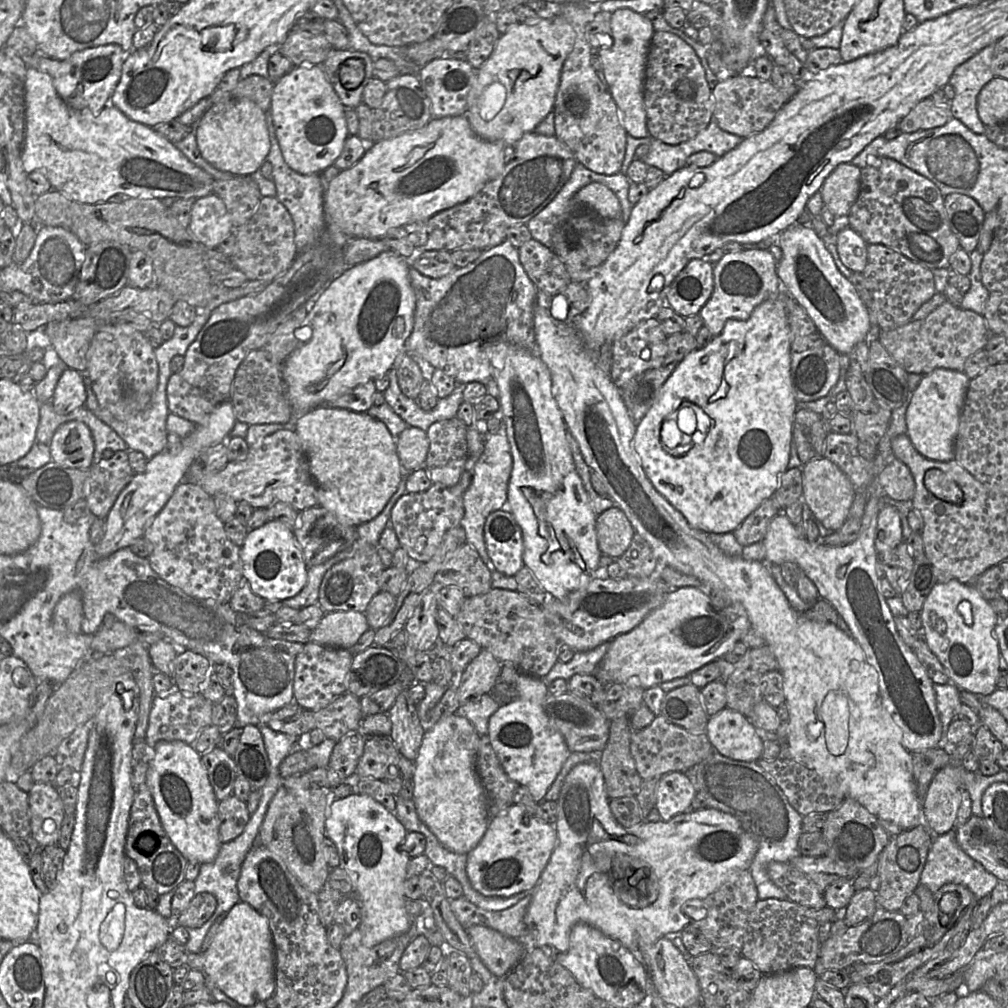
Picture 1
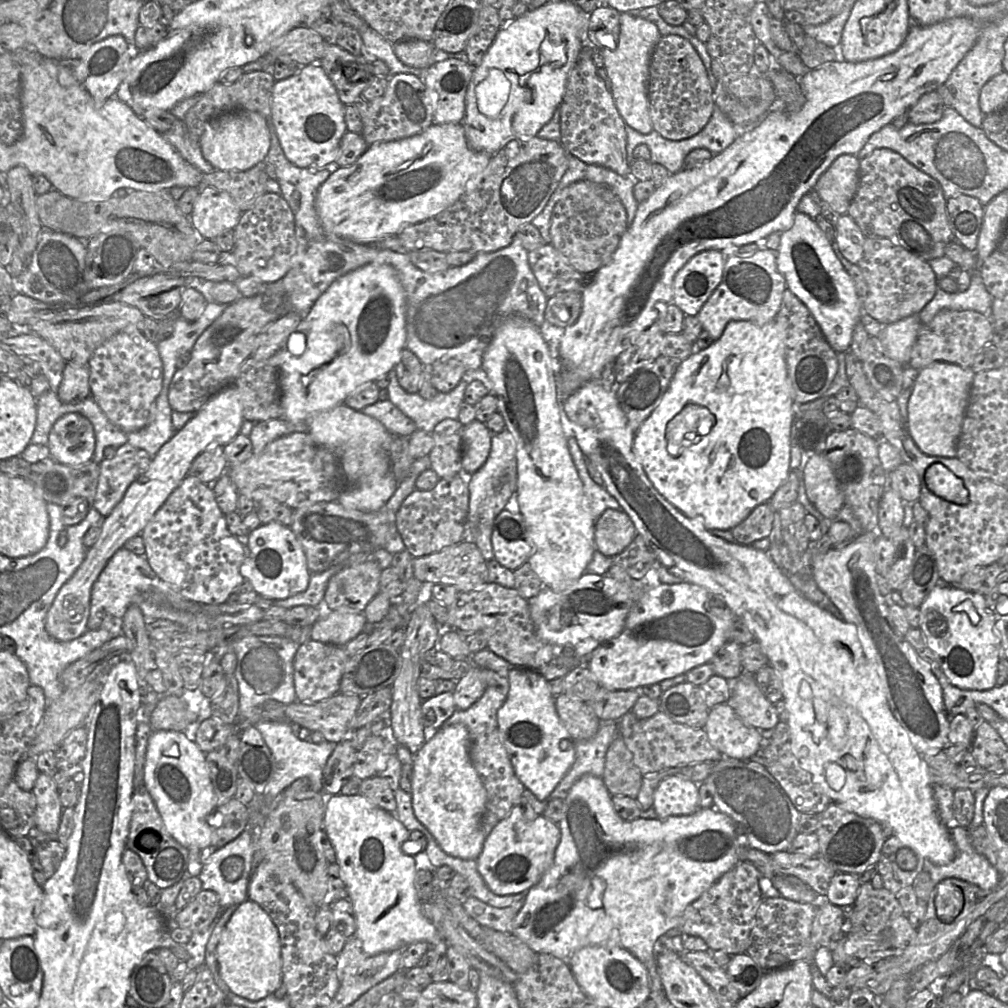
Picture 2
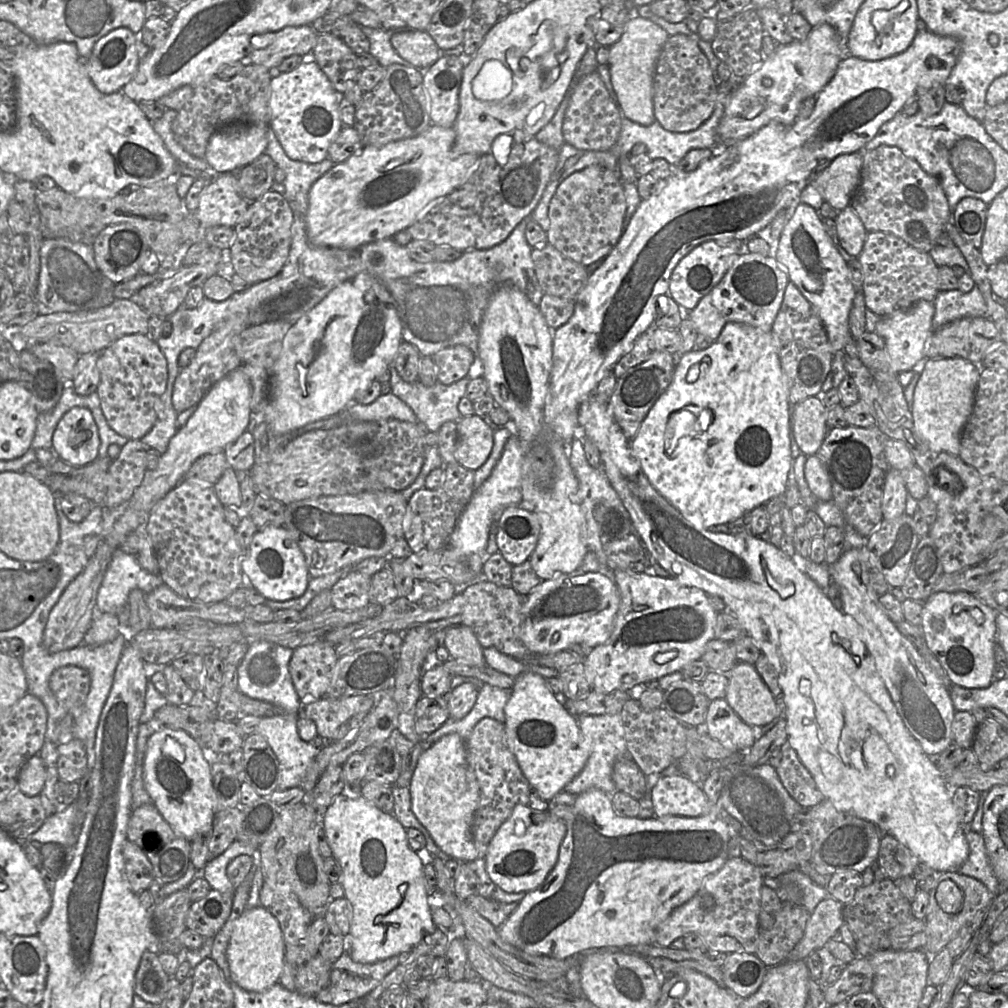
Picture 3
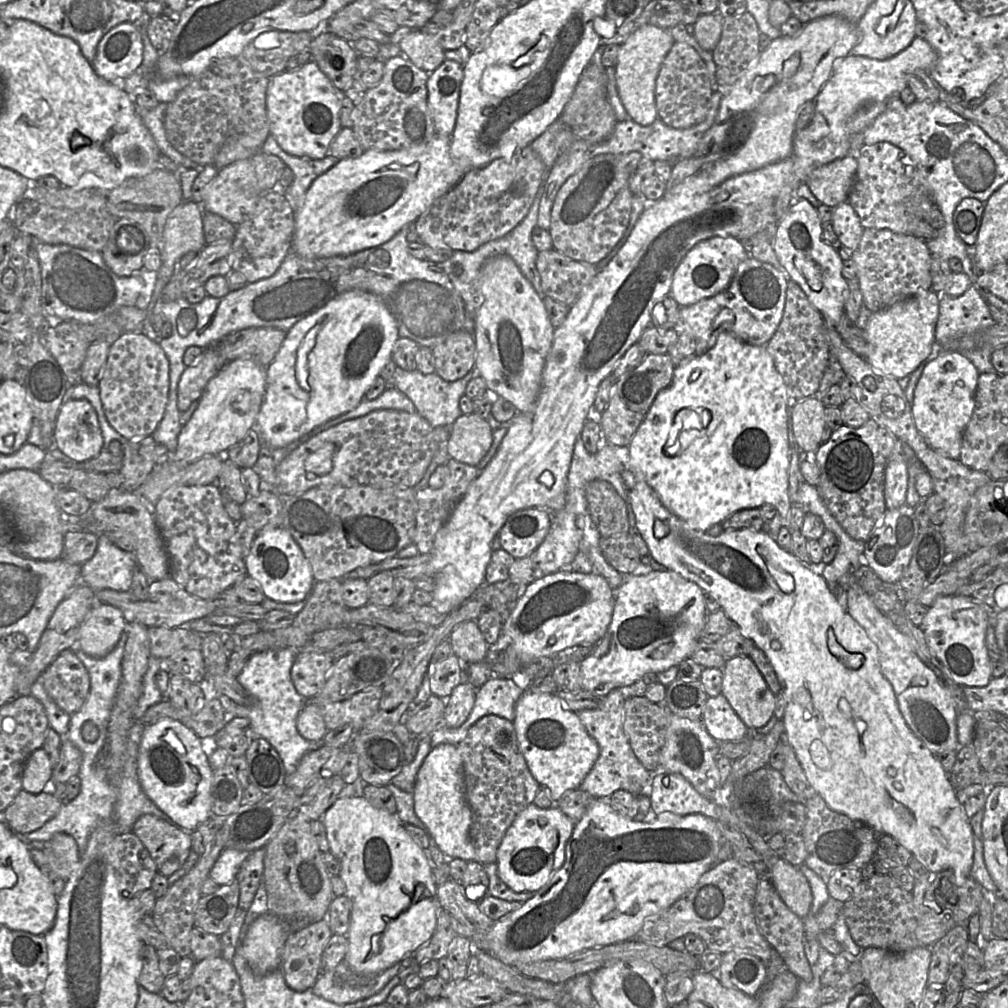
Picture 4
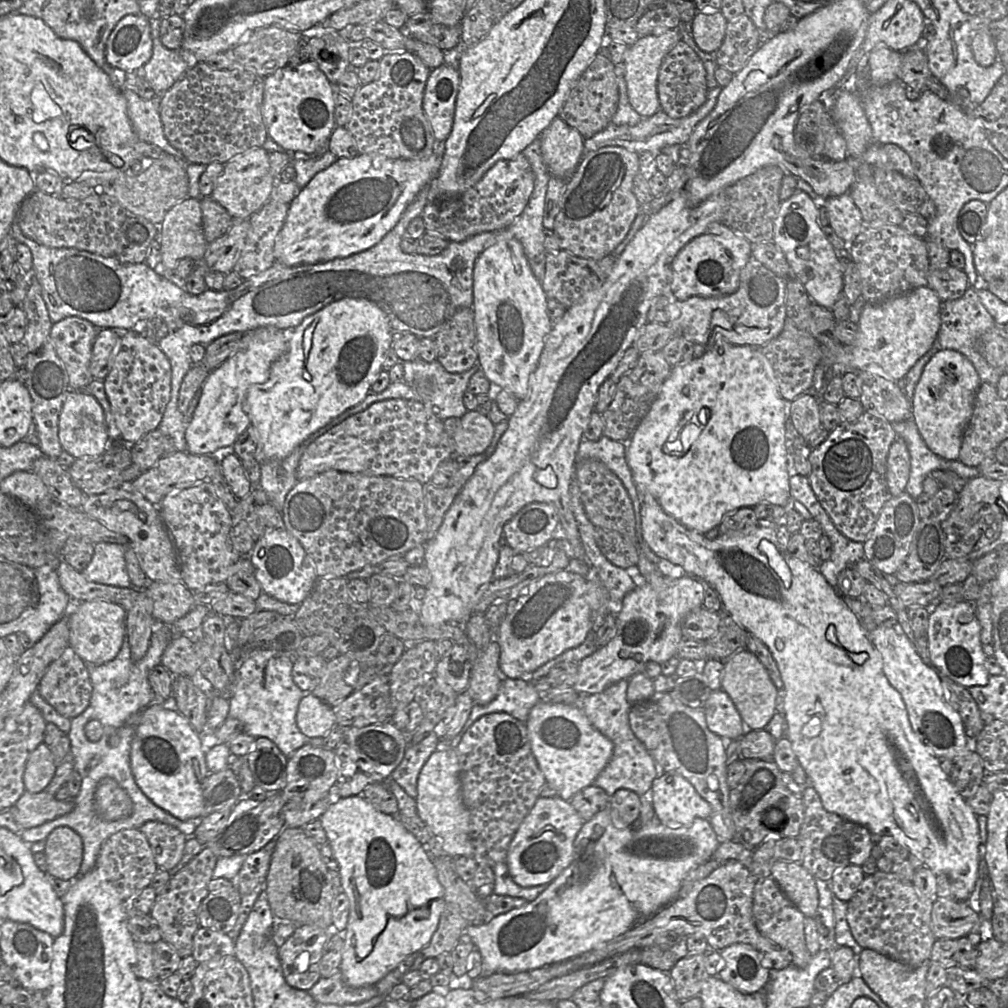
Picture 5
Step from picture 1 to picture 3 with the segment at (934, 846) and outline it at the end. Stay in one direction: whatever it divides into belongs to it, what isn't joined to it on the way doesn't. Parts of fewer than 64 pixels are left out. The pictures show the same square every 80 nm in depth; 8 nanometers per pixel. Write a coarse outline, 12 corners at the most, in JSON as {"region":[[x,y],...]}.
{"region":[[966,829],[969,856],[958,873],[998,894],[982,834]]}

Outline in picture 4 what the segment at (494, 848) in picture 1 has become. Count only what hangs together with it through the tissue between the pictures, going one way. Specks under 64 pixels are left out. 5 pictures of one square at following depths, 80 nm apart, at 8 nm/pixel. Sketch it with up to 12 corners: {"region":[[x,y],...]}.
{"region":[[531,803],[497,851],[500,879],[537,892],[563,865],[575,822]]}

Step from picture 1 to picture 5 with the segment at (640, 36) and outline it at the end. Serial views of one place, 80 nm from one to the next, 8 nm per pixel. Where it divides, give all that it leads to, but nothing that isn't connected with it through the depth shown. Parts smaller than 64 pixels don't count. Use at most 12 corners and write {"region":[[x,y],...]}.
{"region":[[677,29],[640,37],[624,54],[632,108],[660,109],[657,81]]}

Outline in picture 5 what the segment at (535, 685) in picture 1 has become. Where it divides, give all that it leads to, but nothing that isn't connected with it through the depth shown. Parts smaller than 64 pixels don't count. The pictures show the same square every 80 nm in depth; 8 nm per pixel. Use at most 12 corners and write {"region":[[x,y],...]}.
{"region":[[539,701],[525,724],[539,768],[569,801],[612,741],[573,705]]}

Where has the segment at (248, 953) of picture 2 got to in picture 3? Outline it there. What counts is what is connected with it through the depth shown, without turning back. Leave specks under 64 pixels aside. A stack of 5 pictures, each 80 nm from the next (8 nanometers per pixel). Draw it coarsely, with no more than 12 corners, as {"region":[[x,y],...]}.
{"region":[[262,906],[234,922],[226,950],[246,991],[279,982],[285,944]]}

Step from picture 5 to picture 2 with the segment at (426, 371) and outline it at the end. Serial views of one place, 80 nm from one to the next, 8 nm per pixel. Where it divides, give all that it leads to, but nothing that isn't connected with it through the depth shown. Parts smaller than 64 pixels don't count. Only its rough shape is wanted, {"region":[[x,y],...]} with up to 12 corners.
{"region":[[388,372],[388,400],[419,430],[432,433],[440,421],[458,419],[469,384],[426,400],[400,386]]}

